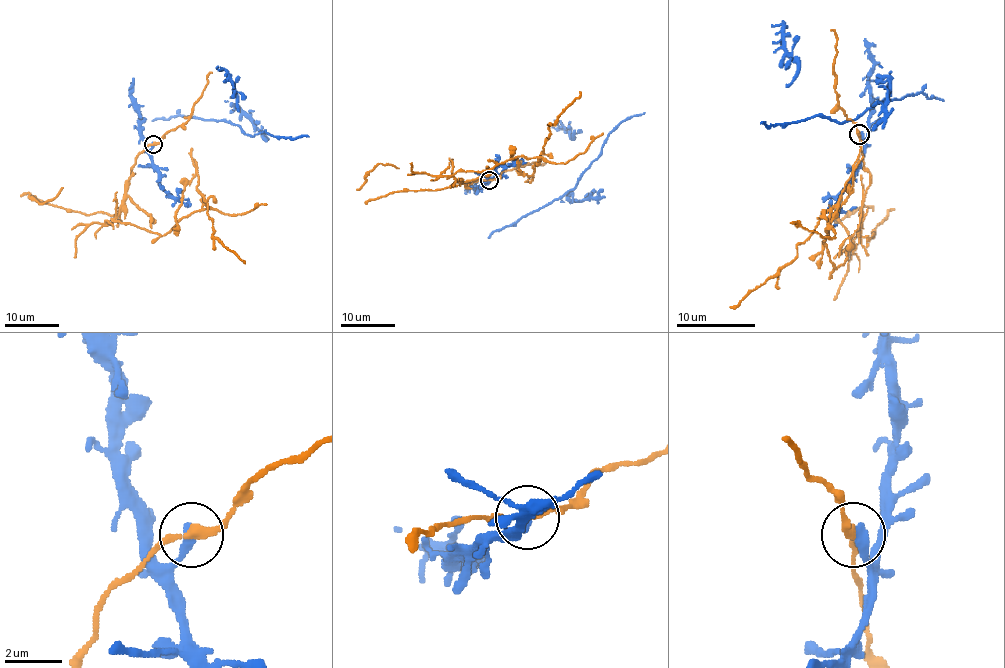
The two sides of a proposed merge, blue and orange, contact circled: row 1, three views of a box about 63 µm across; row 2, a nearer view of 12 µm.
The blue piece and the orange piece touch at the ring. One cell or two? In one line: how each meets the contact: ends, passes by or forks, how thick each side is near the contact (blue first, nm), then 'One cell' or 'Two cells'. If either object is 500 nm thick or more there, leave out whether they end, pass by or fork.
At the ring blue ends. At the ring orange passes by. Thickness 400 nm (blue) against 280 nm. Two cells

